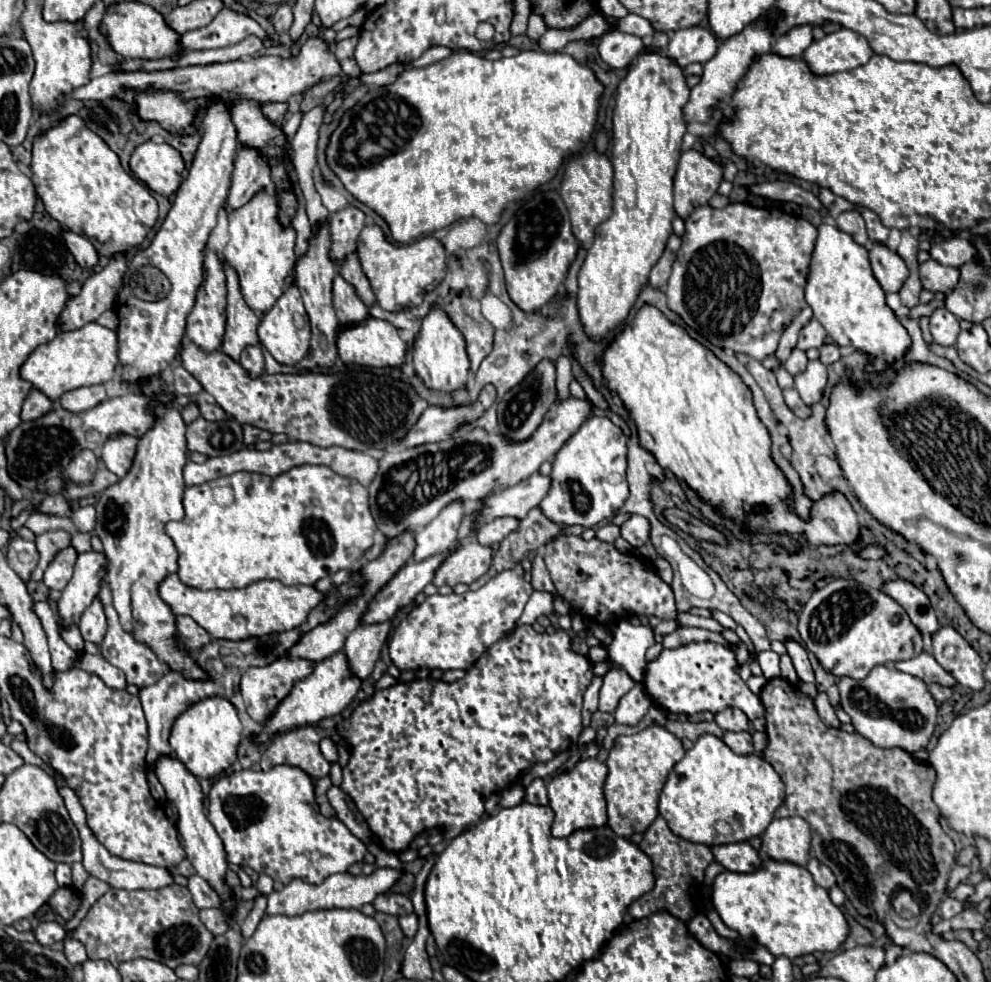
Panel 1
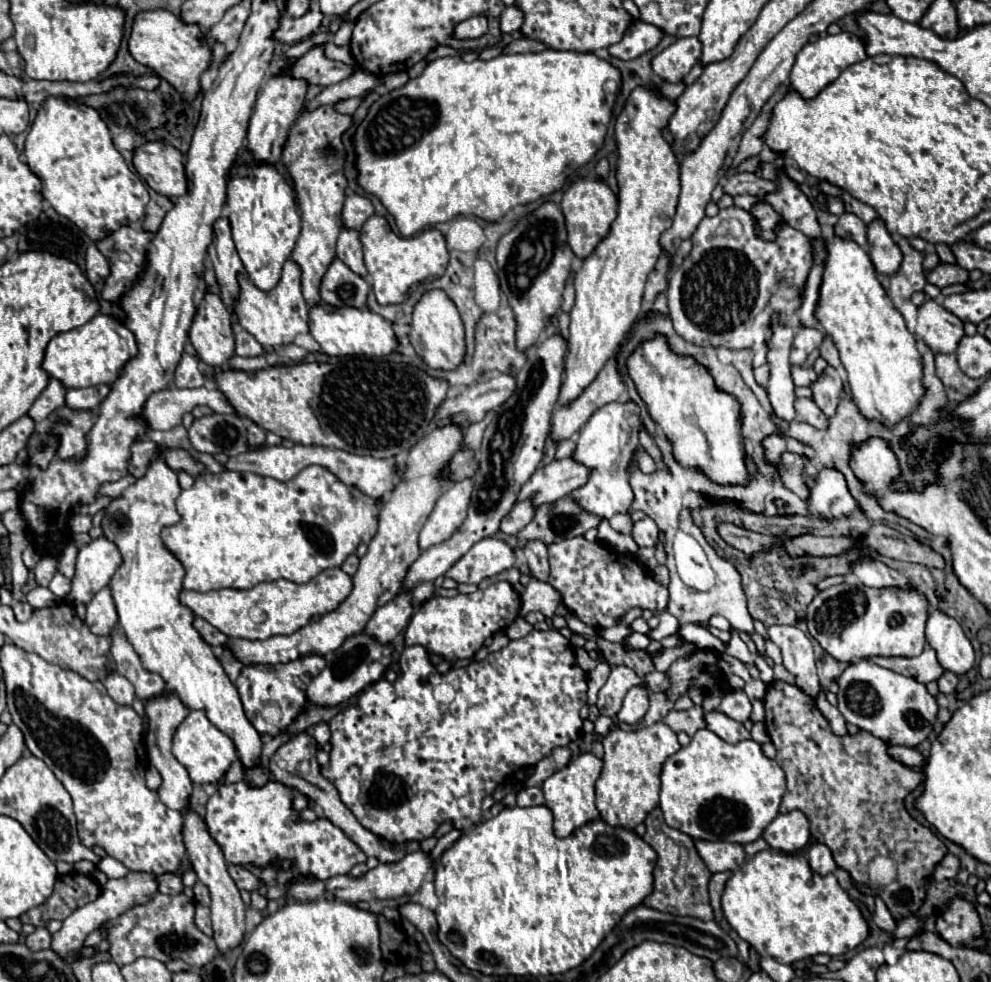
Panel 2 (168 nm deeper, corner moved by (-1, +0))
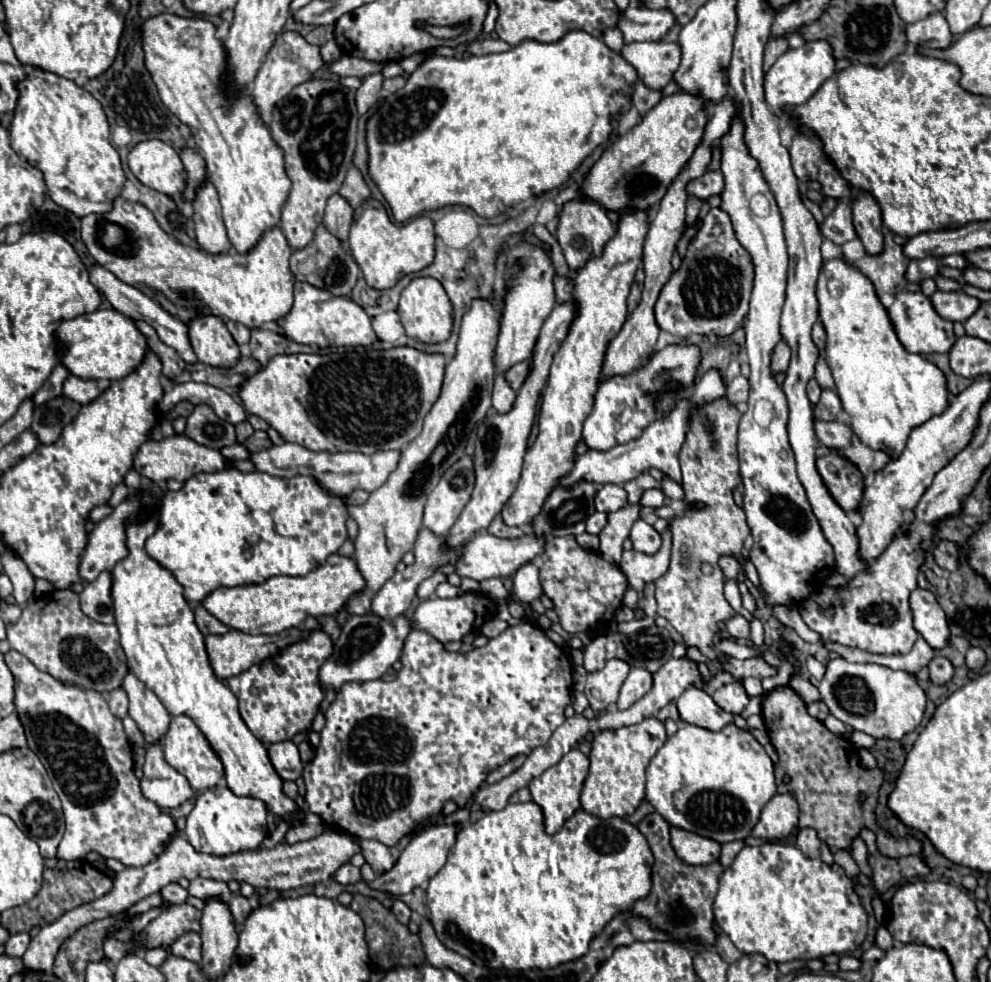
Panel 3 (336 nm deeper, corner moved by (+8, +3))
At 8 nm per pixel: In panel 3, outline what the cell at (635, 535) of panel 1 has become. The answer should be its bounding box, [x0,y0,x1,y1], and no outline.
[630,518,662,554]

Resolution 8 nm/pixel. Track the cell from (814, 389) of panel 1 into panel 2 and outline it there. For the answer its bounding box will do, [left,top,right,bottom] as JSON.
[809,367,843,417]

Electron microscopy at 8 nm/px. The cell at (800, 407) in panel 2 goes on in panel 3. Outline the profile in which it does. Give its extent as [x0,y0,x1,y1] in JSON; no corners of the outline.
[814,420,852,452]

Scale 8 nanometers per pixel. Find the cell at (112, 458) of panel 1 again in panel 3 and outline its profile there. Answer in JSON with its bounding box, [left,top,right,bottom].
[134,436,228,482]

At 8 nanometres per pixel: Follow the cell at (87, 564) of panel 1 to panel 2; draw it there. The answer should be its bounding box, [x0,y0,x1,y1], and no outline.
[67,537,121,607]

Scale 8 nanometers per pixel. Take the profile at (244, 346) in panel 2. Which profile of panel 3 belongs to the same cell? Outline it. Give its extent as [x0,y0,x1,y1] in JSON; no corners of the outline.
[226,320,250,346]

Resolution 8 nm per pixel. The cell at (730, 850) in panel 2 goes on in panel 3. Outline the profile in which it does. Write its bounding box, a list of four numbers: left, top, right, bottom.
[670,828,720,866]

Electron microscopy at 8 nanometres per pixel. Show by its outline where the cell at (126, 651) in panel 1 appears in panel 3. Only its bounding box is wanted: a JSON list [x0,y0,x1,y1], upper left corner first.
[122,672,172,744]

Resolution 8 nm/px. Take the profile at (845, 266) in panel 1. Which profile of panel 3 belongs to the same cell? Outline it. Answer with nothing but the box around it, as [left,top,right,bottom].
[816,258,948,460]

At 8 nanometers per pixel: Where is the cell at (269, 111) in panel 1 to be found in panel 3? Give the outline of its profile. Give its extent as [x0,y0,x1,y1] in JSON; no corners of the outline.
[248,32,322,124]

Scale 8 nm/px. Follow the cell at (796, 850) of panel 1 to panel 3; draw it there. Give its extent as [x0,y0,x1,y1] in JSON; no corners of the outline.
[752,794,798,840]

